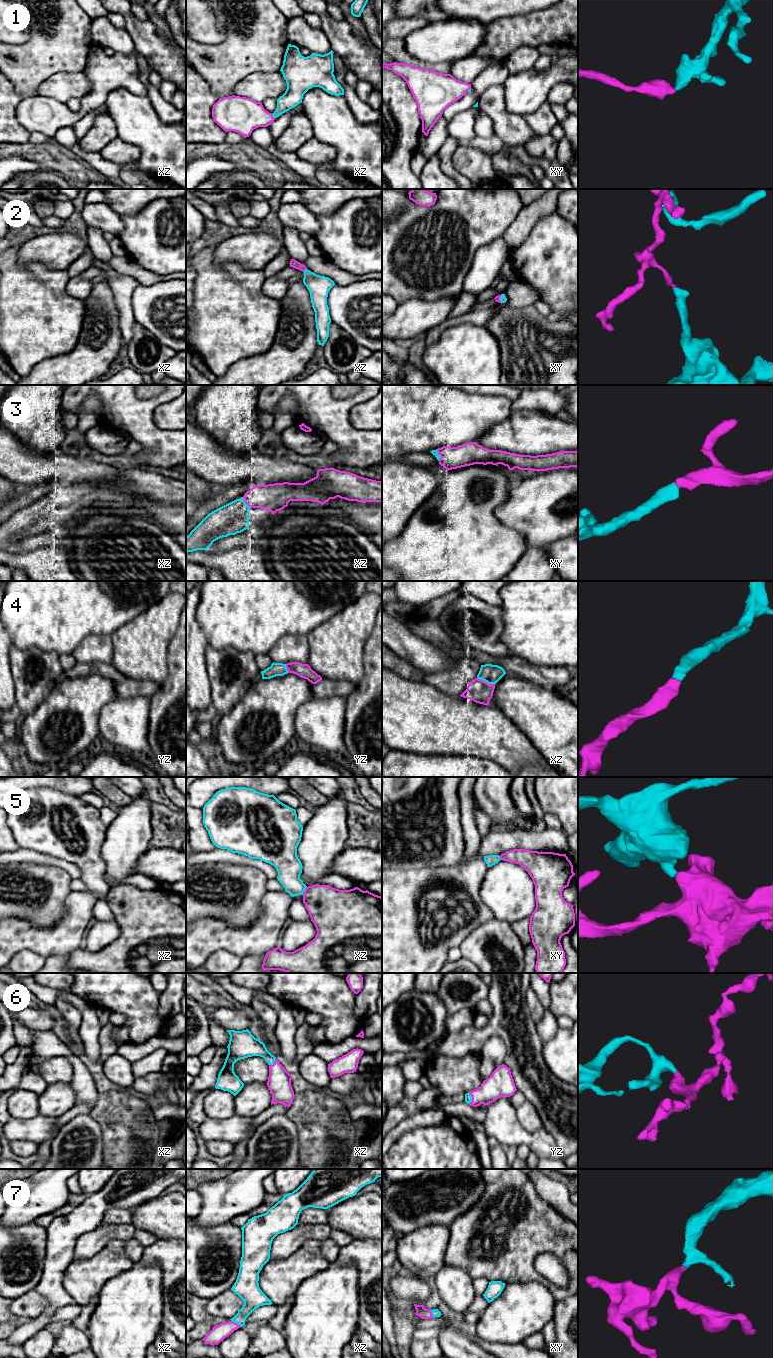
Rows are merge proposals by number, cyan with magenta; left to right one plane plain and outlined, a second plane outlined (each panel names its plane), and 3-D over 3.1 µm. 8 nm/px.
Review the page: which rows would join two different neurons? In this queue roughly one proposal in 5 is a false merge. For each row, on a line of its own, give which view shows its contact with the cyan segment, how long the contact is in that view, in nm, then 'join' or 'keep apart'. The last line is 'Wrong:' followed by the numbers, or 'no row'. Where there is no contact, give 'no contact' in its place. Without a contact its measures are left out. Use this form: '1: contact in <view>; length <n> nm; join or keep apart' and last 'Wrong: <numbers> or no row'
1: contact in xz; length 50 nm; join
2: contact in xz; length 40 nm; join
3: contact in xz; length 120 nm; join
4: contact in xz; length 160 nm; join
5: contact in xz; length 80 nm; keep apart
6: contact in yz; length 100 nm; join
7: contact in xz; length 100 nm; join
Wrong: 5

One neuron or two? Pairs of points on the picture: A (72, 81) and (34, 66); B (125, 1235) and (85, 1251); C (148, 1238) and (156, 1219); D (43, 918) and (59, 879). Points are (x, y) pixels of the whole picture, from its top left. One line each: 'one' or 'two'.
A: two
B: one
C: two
D: one

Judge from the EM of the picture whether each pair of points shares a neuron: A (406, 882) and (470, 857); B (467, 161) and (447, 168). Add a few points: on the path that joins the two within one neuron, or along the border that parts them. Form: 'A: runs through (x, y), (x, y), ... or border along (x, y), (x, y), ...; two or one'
A: runs through (422, 880), (438, 876), (452, 876), (455, 873); one
B: border along (458, 146), (452, 156), (453, 167), (469, 178); two

